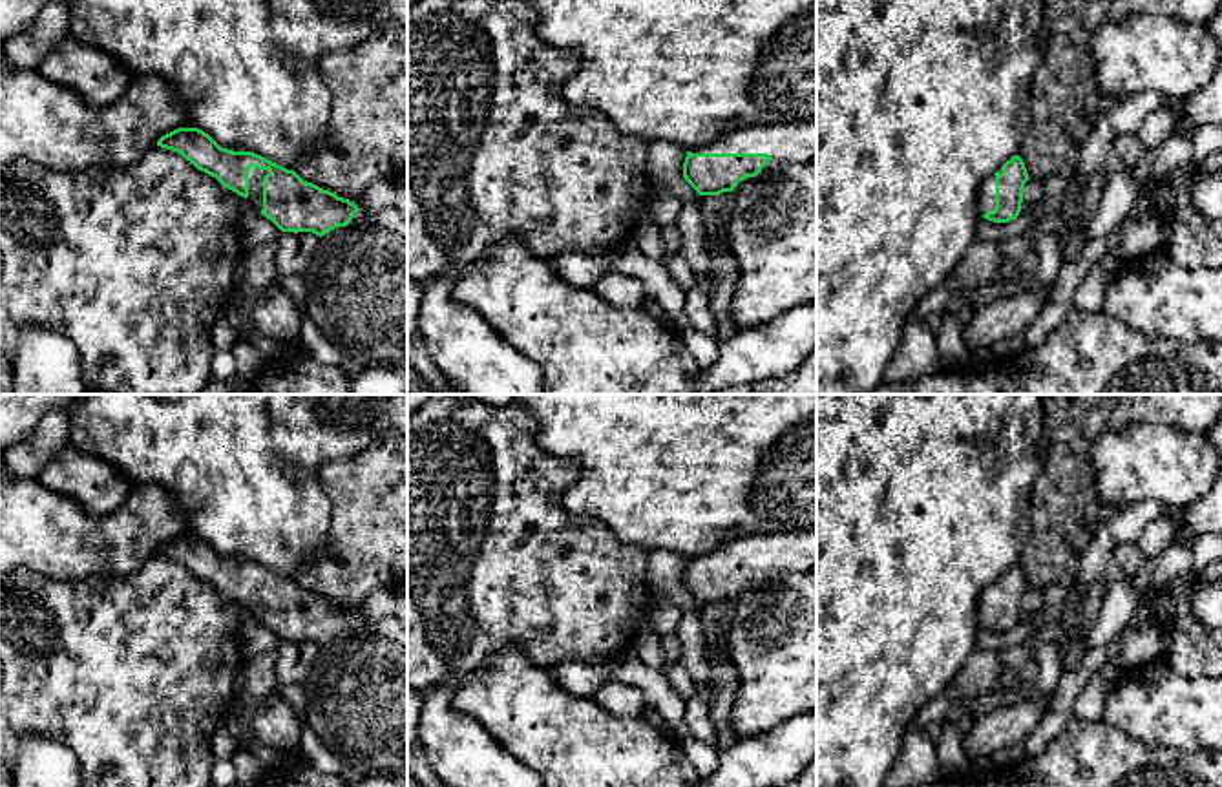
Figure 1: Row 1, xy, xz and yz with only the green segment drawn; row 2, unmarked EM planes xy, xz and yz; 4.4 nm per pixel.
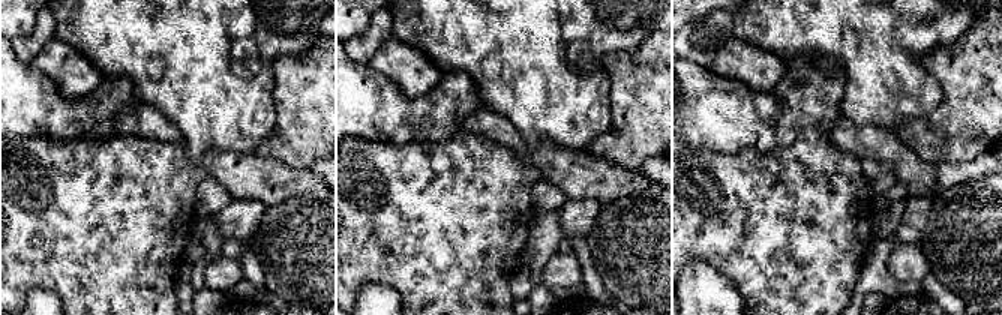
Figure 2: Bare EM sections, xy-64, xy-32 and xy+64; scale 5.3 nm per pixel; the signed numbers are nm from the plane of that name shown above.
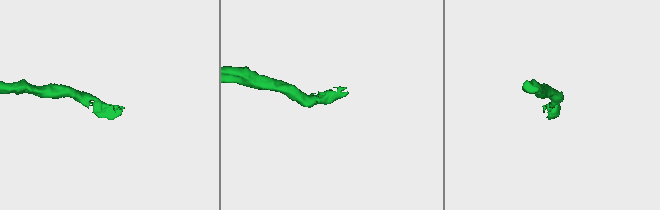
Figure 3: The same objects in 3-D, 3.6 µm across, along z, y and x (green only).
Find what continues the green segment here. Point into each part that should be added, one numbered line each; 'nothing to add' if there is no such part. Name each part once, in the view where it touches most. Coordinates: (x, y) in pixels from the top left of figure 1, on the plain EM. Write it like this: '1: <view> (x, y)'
1: xz (788, 552)

